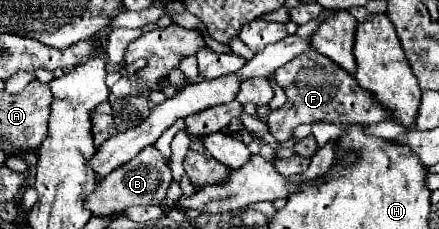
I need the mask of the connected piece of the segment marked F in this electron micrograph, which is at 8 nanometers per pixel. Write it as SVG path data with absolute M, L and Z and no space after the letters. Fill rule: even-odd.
M310 47L281 69L273 73L275 83L285 91L287 103L269 113L269 127L271 135L283 143L291 137L293 129L301 123L315 123L315 121L329 121L329 123L381 123L391 117L385 105L375 101L375 95L369 89L363 89L353 75L331 61L329 57L321 55ZM331 79L331 81L329 81Z

